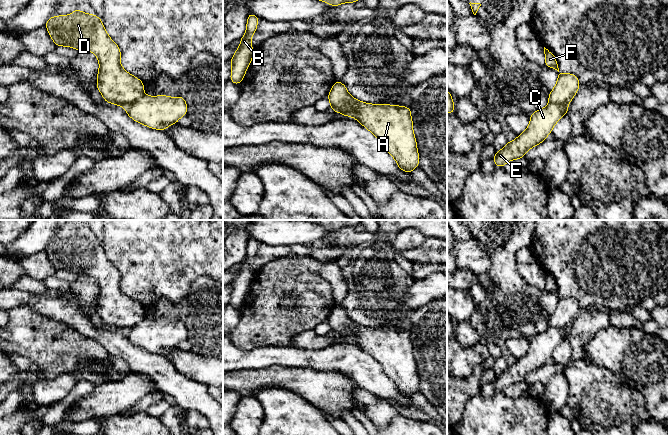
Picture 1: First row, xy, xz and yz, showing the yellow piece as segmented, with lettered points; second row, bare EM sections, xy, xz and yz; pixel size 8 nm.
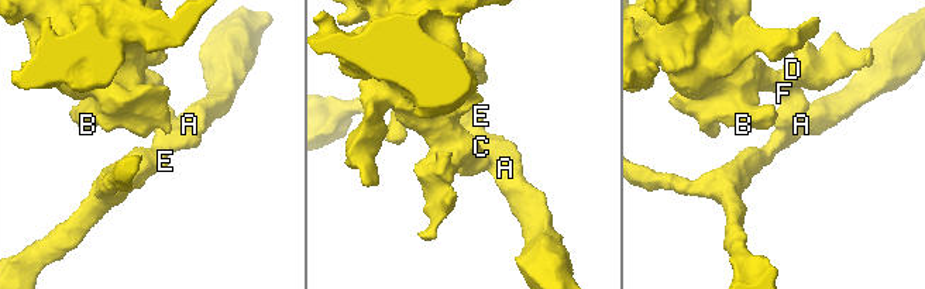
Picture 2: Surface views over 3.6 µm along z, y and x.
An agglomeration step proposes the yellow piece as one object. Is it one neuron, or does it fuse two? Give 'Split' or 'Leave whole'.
Split

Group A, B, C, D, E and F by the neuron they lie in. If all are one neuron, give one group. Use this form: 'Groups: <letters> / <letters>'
Groups: A C E / B D F

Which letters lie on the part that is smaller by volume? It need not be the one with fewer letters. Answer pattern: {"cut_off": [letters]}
{"cut_off": ["A", "C", "E"]}

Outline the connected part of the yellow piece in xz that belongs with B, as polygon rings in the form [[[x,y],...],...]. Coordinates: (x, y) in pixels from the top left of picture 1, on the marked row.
[[[253,13],[247,17],[246,32],[240,39],[240,45],[233,57],[229,60],[232,63],[230,81],[235,85],[243,81],[245,73],[253,59],[252,36],[255,34],[260,19]]]

